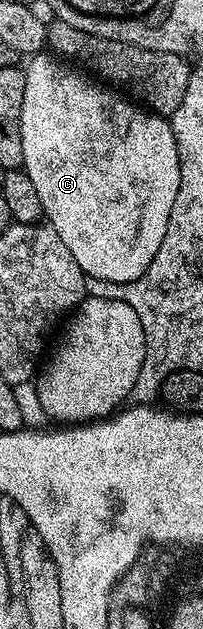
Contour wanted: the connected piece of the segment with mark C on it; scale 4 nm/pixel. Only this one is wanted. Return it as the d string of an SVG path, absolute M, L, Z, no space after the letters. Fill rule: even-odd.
M40 53L30 56L25 70L25 101L21 105L21 149L23 150L22 170L27 172L29 181L33 181L37 189L37 197L41 197L41 205L46 222L65 241L65 249L73 253L73 261L81 265L88 279L100 279L110 283L132 283L137 281L149 269L153 257L157 257L157 249L161 249L161 241L165 241L165 229L169 229L169 213L173 213L173 201L177 201L177 189L181 185L181 165L177 153L177 141L173 137L170 122L164 116L156 115L142 106L136 105L130 98L106 91L86 79L82 70L68 65L62 58L51 53Z

